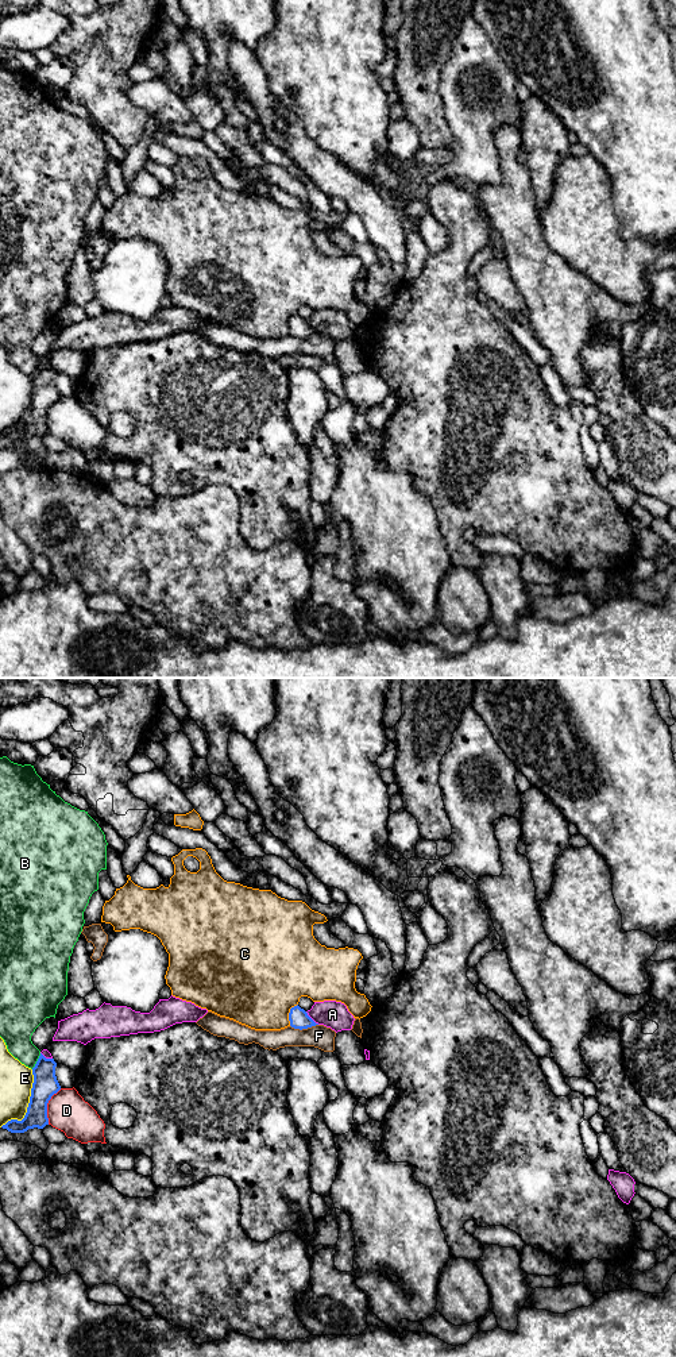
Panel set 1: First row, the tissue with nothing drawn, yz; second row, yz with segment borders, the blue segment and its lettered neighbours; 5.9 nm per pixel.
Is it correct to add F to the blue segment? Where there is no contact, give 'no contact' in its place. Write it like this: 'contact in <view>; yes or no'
contact in yz; no

